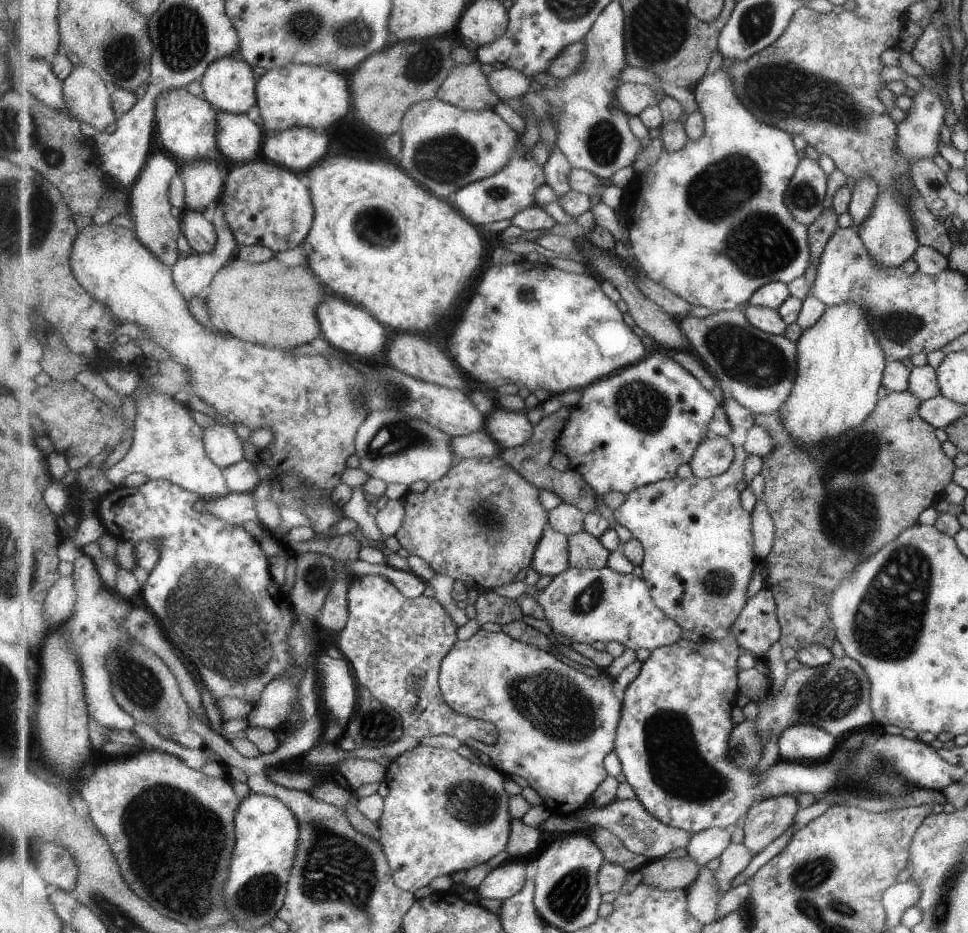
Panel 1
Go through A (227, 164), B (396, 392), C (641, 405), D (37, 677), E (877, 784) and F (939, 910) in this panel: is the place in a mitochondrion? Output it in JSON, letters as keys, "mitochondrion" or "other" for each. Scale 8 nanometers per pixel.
{"A":"other","B":"mitochondrion","C":"mitochondrion","D":"other","E":"mitochondrion","F":"mitochondrion"}

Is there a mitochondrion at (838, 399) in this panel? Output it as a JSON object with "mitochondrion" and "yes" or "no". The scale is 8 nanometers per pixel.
{"mitochondrion":"no"}

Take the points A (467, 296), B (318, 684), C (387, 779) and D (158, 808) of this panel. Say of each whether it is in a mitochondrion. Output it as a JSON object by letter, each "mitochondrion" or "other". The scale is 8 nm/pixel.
{"A":"other","B":"other","C":"other","D":"mitochondrion"}

